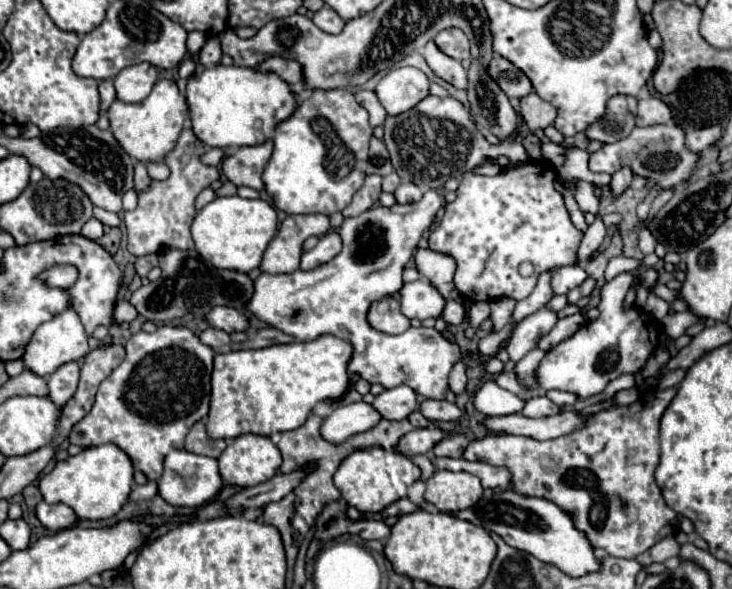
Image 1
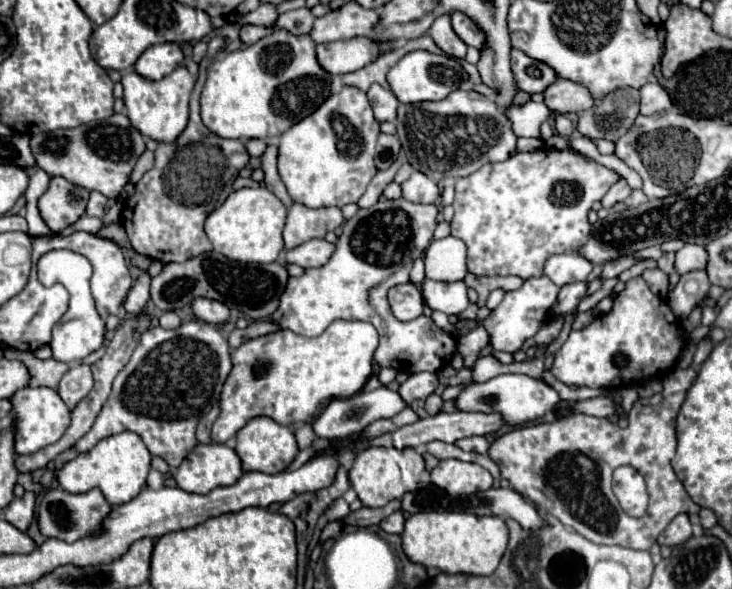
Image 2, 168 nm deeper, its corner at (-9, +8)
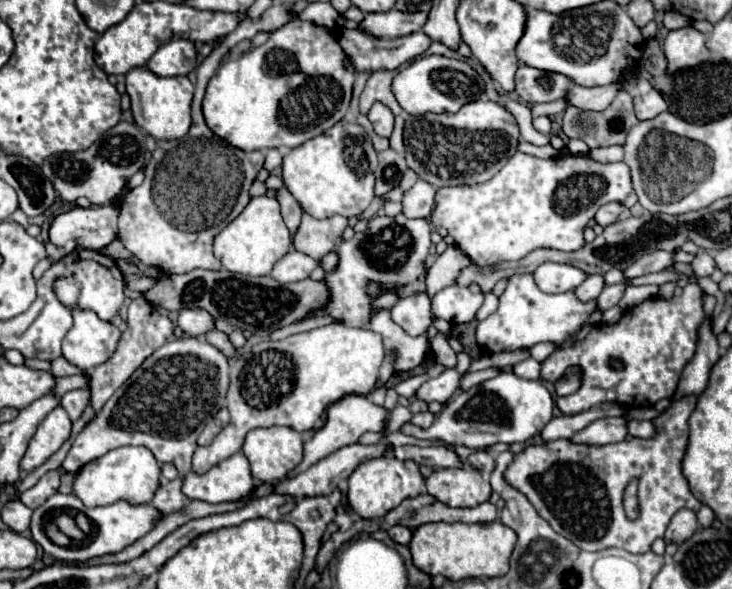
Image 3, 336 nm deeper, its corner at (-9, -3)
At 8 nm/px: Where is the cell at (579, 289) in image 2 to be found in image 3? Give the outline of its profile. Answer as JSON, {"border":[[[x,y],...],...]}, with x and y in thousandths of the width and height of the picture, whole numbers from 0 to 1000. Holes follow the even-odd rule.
{"border":[[[803,469],[803,472],[784,492],[784,499],[787,499],[787,506],[790,506],[792,513],[806,513],[806,509],[814,509],[814,506],[820,503],[822,489],[825,489],[825,472],[822,472],[822,469]]]}

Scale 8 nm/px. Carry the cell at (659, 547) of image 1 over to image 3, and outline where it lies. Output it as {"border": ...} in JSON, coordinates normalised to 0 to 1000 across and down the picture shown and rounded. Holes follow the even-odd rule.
{"border":[[[932,862],[921,873],[910,907],[907,907],[907,920],[910,924],[932,924],[937,920],[948,903],[954,900],[954,886],[951,886],[951,873]]]}

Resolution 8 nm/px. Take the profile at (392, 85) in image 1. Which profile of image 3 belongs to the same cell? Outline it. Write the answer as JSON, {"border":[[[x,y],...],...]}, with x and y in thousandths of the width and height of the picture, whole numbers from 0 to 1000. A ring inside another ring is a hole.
{"border":[[[574,95],[549,115],[536,136],[536,156],[544,177],[557,194],[582,194],[582,190],[626,190],[634,177],[653,170],[661,156],[661,136],[648,122],[648,115],[634,102],[607,98],[607,95]]]}

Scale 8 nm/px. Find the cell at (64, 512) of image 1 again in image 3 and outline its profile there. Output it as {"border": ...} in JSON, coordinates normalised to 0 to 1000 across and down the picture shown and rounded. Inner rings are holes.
{"border":[[[77,835],[74,842],[68,842],[57,859],[52,859],[46,866],[46,876],[44,876],[44,890],[41,890],[41,900],[44,900],[44,917],[49,924],[57,927],[57,934],[79,951],[96,951],[96,954],[104,954],[104,951],[120,951],[120,947],[128,947],[128,944],[139,944],[139,941],[156,941],[156,937],[164,937],[167,930],[172,930],[175,924],[180,924],[183,917],[189,917],[191,910],[197,910],[199,903],[205,903],[219,883],[219,869],[208,859],[178,859],[172,852],[156,852],[150,859],[134,859],[134,862],[117,862],[101,839],[82,839]],[[74,866],[107,866],[112,873],[120,876],[120,883],[126,886],[128,900],[126,907],[131,910],[128,920],[112,920],[112,924],[96,924],[93,930],[87,927],[79,927],[74,924],[66,910],[63,910],[63,900],[60,900],[60,876],[66,869],[74,869]]]}

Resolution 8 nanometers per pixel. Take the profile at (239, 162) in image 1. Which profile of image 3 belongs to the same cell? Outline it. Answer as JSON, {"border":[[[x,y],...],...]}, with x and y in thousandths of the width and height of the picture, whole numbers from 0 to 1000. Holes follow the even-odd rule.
{"border":[[[383,319],[377,323],[377,340],[383,343],[383,357],[385,357],[385,370],[396,390],[396,397],[402,397],[407,390],[407,380],[410,380],[410,367],[413,367],[413,353],[410,346],[402,340],[402,333],[391,323],[391,319]]]}

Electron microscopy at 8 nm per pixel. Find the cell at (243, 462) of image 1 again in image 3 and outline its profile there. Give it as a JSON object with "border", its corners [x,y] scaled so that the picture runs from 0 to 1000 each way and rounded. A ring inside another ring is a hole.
{"border":[[[380,723],[347,727],[336,737],[331,767],[342,784],[347,815],[374,818],[374,815],[391,812],[413,784],[413,740],[410,733],[402,733],[399,727],[380,727]]]}

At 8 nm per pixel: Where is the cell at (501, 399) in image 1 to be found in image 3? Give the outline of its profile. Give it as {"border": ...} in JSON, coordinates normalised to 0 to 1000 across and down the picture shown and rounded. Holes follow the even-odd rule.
{"border":[[[686,632],[656,655],[617,672],[587,727],[579,730],[566,723],[563,716],[555,716],[546,733],[574,747],[607,747],[620,757],[639,757],[645,764],[656,764],[678,750],[719,750],[740,733],[754,703],[757,676],[740,649]]]}

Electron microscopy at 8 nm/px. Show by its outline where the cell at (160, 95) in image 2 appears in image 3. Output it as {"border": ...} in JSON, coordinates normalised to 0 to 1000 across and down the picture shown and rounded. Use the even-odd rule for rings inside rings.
{"border":[[[183,115],[172,126],[172,160],[178,163],[183,207],[213,238],[240,238],[249,234],[260,217],[260,177],[265,160],[265,143],[254,129],[219,132],[202,115]]]}

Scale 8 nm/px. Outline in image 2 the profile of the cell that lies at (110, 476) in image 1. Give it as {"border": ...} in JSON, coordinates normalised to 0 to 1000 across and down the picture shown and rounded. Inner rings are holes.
{"border":[[[169,732],[156,742],[139,745],[126,766],[109,769],[104,779],[93,783],[85,800],[79,803],[82,823],[96,837],[120,837],[123,830],[139,830],[142,844],[153,857],[167,857],[183,847],[194,827],[199,823],[199,810],[205,800],[205,766],[199,762],[197,749],[178,732]]]}

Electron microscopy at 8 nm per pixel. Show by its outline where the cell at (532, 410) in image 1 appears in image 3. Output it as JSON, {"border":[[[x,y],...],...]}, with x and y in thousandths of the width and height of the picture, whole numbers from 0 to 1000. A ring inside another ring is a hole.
{"border":[[[858,713],[858,737],[872,744],[888,744],[893,740],[893,723],[885,713]]]}

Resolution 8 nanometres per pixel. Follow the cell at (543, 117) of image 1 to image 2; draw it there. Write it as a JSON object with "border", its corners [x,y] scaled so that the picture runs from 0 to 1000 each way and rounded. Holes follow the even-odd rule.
{"border":[[[762,134],[743,154],[743,171],[751,188],[757,192],[792,192],[798,185],[806,185],[814,178],[814,168],[806,165],[806,154],[798,144],[790,144],[784,138]]]}

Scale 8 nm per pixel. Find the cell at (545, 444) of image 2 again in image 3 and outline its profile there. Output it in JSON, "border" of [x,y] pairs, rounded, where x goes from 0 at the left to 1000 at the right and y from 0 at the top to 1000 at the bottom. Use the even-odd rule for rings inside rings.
{"border":[[[932,672],[926,679],[918,679],[918,689],[907,696],[902,706],[891,713],[896,737],[891,744],[855,744],[844,754],[828,754],[828,757],[806,757],[806,754],[787,754],[781,747],[757,747],[757,750],[740,750],[719,757],[710,771],[702,774],[702,784],[691,795],[689,815],[713,835],[732,869],[760,900],[765,910],[784,920],[792,934],[828,934],[828,930],[850,930],[863,941],[883,941],[896,913],[904,913],[918,876],[932,866],[956,866],[956,852],[945,842],[937,812],[932,808],[932,774],[937,767],[940,750],[940,706],[945,703],[951,689],[951,672]],[[869,812],[872,815],[872,846],[874,846],[874,879],[858,883],[850,862],[850,835],[855,822]]]}

